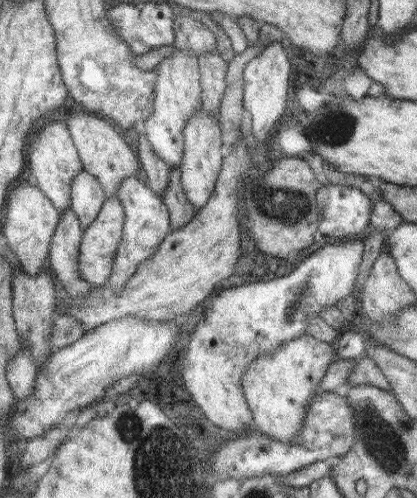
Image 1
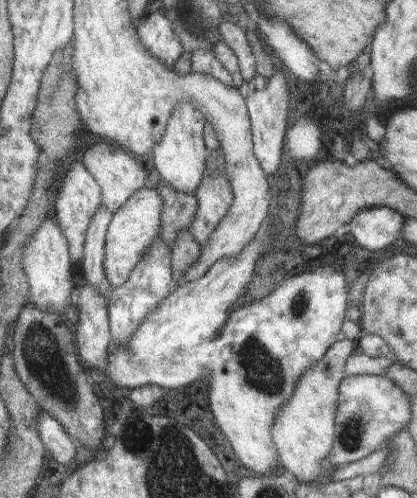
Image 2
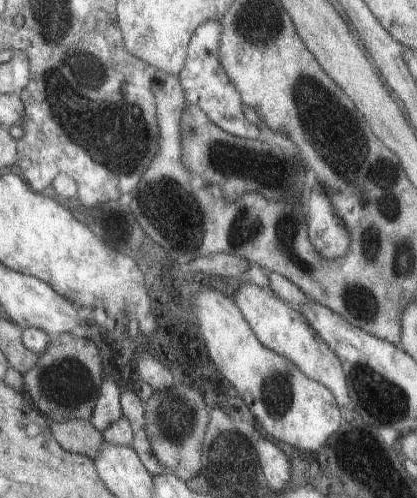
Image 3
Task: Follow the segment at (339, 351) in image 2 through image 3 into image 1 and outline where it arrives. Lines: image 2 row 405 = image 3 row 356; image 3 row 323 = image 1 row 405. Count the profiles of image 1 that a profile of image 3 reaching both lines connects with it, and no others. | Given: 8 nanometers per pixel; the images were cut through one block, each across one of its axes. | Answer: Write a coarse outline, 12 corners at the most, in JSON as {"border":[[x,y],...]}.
{"border":[[309,334],[257,356],[239,388],[253,428],[289,444],[337,360]]}

